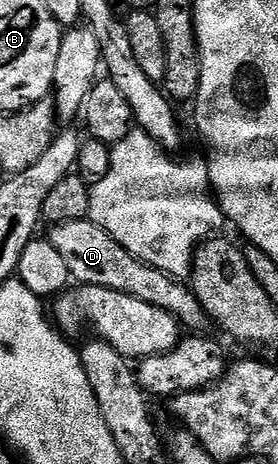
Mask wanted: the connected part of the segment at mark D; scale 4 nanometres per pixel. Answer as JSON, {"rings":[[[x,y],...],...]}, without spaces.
{"rings":[[[86,218],[75,222],[63,222],[52,225],[48,229],[47,238],[51,246],[63,257],[70,277],[78,285],[90,284],[103,286],[107,290],[119,290],[119,294],[127,294],[131,298],[139,298],[139,302],[147,302],[159,310],[167,310],[185,330],[201,330],[207,324],[205,311],[201,309],[199,298],[195,298],[192,287],[188,283],[175,280],[165,272],[155,270],[149,264],[136,260],[111,234],[107,234],[92,220]]]}

